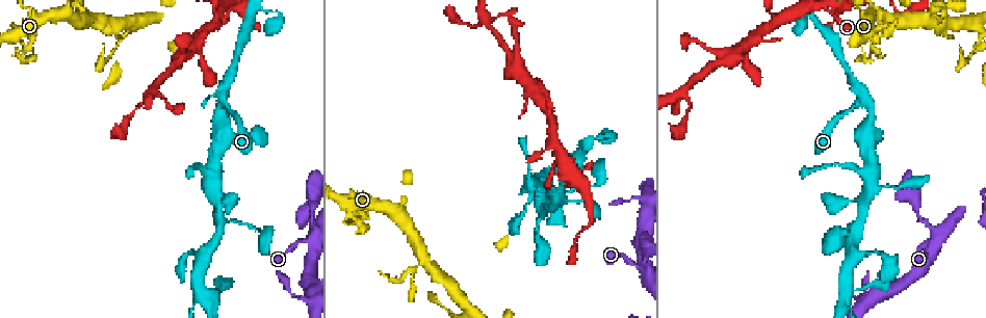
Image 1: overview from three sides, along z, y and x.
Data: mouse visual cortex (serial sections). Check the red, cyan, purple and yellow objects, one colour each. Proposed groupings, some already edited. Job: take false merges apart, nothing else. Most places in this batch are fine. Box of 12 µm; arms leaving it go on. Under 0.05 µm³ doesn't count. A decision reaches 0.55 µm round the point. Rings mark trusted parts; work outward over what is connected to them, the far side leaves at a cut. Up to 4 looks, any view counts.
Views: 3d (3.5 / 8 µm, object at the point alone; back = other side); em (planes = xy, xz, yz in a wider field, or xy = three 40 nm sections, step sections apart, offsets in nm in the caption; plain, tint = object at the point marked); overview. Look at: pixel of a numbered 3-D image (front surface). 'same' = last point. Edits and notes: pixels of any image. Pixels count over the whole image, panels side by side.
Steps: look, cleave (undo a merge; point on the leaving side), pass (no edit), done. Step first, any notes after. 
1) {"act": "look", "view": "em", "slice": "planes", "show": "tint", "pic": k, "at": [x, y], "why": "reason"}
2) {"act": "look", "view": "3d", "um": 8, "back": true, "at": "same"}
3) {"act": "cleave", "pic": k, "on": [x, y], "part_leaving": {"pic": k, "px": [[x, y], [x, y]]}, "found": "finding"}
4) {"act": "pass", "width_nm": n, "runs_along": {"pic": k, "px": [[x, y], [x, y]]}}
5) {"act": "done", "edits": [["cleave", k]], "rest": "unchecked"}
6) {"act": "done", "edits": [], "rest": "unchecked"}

{"act": "look", "view": "3d", "um": 3.5, "pic": 1, "at": [18, 53], "why": "sharp bend"}

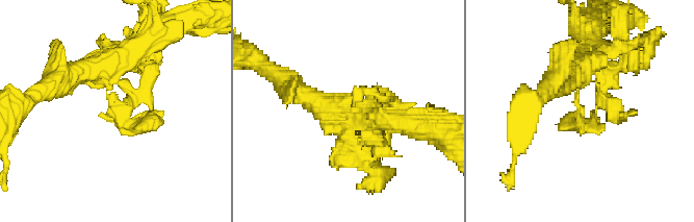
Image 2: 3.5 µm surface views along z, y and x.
{"act": "look", "view": "em", "slice": "xy", "step": 2, "show": "tint", "pic": 2, "at": [580, 112]}

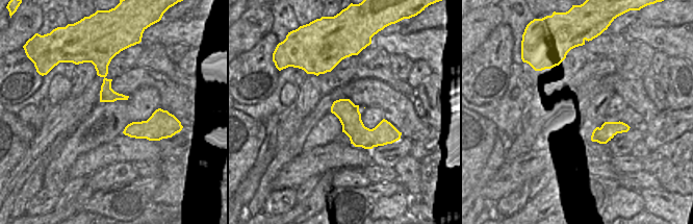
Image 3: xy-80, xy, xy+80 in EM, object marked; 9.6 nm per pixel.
{"act": "pass", "width_nm": 220, "runs_along": {"pic": 3, "px": [[335, 104], [367, 137], [390, 140]]}, "found": "one cell here"}

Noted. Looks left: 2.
{"act": "look", "view": "3d", "um": 3.5, "pic": 1, "at": [226, 102]}

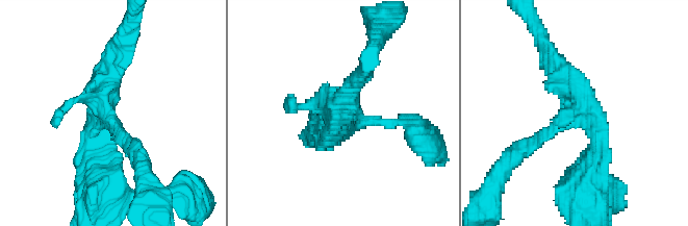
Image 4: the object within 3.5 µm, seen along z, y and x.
{"act": "look", "view": "em", "slice": "xy", "step": 1, "show": "tint", "pic": 4, "at": [576, 115], "why": "need the tissue"}

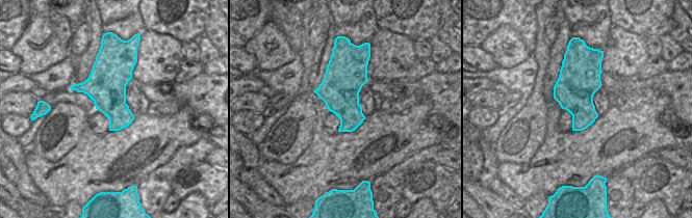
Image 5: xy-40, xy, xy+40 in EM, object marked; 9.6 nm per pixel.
{"act": "pass", "width_nm": 380, "runs_along": {"pic": 4, "px": [[366, 67], [331, 130]]}, "found": "one cell here"}

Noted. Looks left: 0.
{"act": "done", "edits": [], "rest": "unchecked"}

